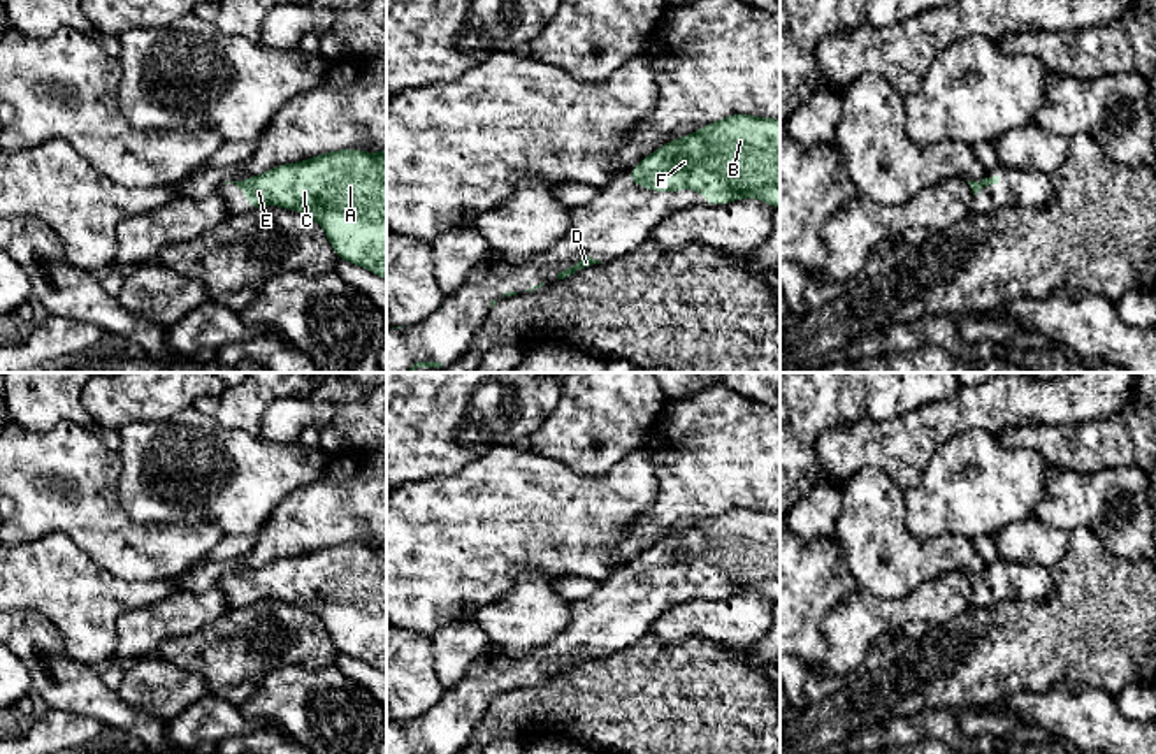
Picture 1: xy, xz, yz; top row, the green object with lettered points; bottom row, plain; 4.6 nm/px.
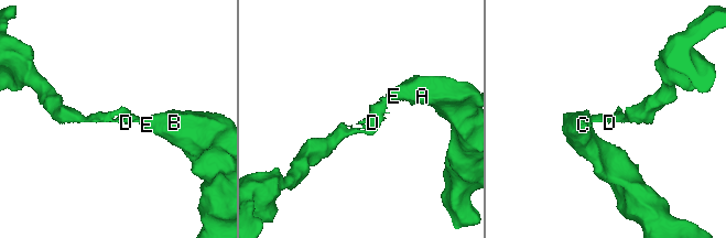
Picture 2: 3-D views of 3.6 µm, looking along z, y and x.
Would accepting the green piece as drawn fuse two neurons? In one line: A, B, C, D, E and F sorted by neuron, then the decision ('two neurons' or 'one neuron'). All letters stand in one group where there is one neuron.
A B C D E F; one neuron

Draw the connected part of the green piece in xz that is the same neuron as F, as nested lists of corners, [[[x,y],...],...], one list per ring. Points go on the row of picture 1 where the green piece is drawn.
[[[727,116],[661,146],[627,174],[652,192],[701,192],[710,206],[759,199],[780,207],[780,120]]]

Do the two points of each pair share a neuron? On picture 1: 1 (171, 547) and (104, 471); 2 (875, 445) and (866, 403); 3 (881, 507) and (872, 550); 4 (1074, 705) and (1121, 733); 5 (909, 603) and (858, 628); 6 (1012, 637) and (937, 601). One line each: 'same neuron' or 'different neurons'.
1: same neuron
2: different neurons
3: same neuron
4: same neuron
5: same neuron
6: different neurons

